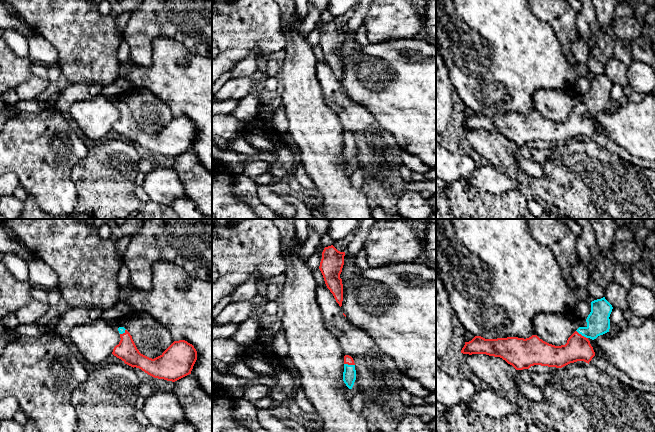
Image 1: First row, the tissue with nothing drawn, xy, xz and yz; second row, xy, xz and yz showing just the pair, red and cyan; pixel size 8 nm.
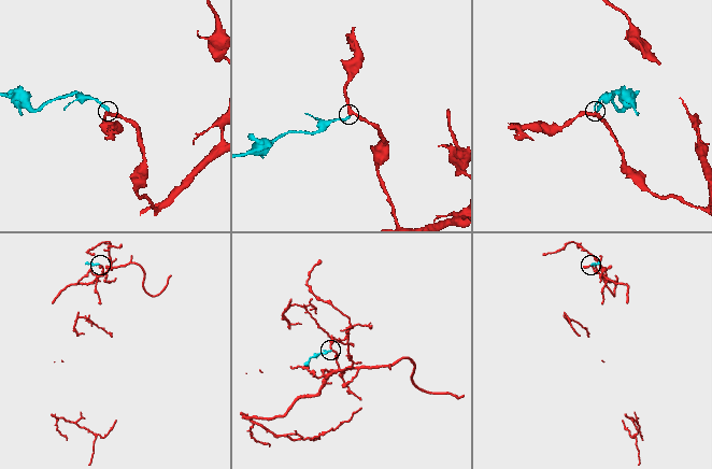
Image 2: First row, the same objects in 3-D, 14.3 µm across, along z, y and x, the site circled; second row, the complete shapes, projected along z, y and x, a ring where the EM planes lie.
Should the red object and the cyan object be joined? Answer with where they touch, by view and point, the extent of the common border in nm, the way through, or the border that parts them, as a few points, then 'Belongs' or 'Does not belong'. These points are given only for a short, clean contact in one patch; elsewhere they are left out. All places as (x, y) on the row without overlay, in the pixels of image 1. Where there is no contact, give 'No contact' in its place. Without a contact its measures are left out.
Touches red at yz (581, 111). Shared border 120 nm. Path across: yz (578, 124), (578, 116), (581, 111), (589, 108), (598, 99). Belongs

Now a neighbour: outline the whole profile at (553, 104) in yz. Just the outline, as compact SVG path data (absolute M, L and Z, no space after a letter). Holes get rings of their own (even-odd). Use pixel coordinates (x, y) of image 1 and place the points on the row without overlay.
M572 88L539 89L533 95L533 107L543 117L561 122L567 119L568 114L581 103L582 96L575 93Z

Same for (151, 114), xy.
M134 87L119 100L130 109L139 128L152 135L174 118L169 106L147 89Z

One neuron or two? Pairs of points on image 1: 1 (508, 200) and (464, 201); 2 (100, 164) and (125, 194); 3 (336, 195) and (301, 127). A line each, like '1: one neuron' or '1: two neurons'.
1: one neuron
2: one neuron
3: one neuron

